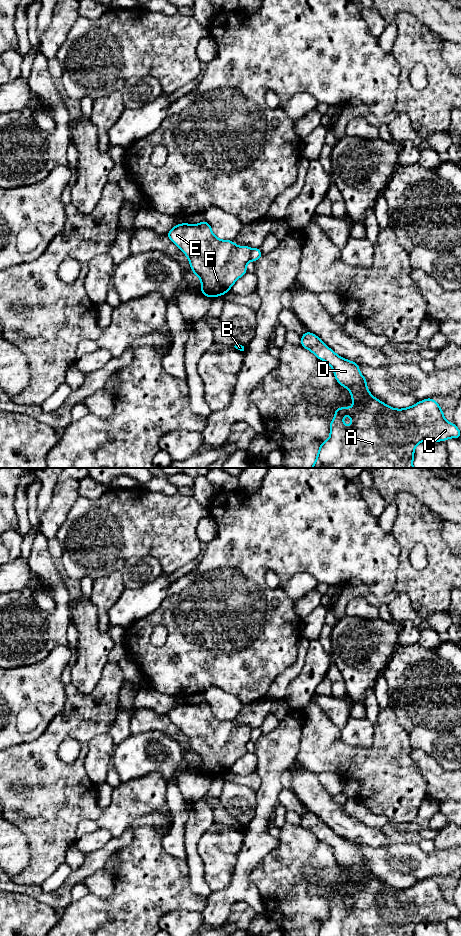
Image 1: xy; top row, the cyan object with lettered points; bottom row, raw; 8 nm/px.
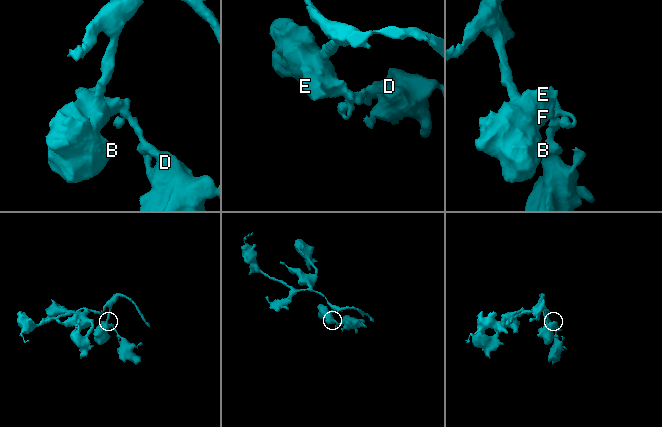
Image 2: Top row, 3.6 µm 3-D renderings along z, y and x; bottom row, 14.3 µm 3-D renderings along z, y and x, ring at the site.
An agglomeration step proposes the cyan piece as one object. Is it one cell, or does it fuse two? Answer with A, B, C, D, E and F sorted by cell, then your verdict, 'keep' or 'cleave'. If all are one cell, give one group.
groups A C D / B E F; cleave

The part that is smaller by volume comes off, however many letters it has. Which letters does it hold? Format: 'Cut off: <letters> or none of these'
Cut off: A, C, D

